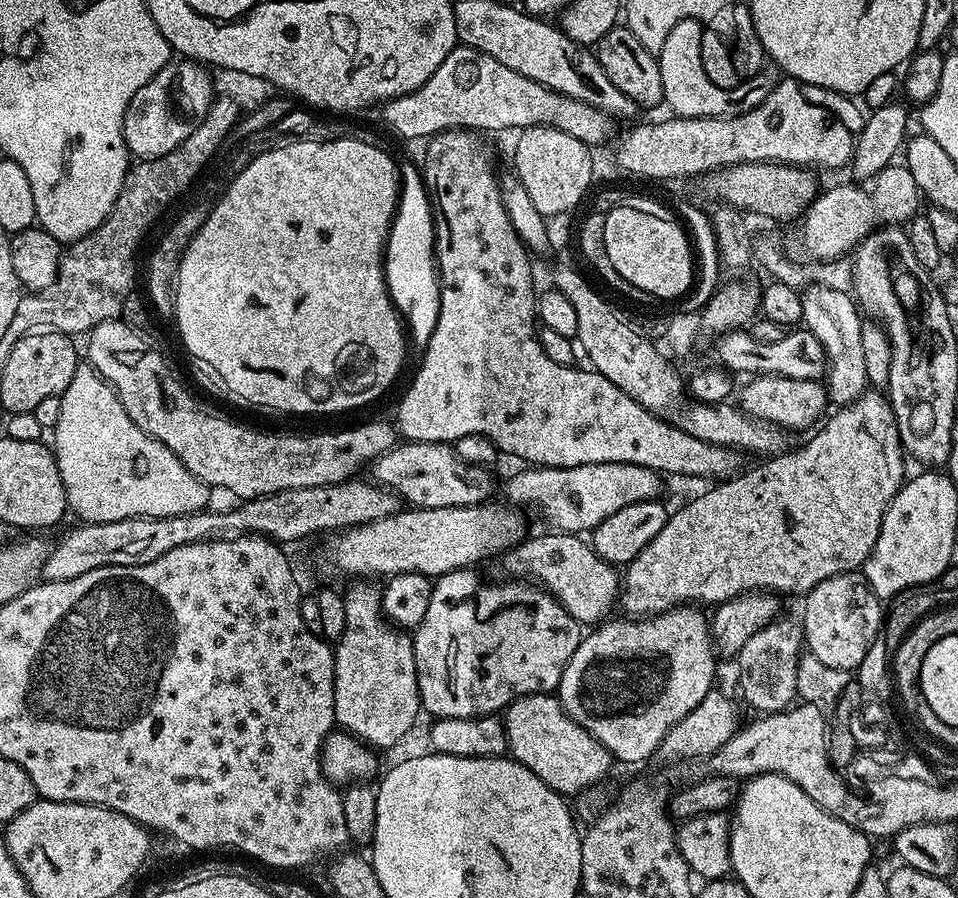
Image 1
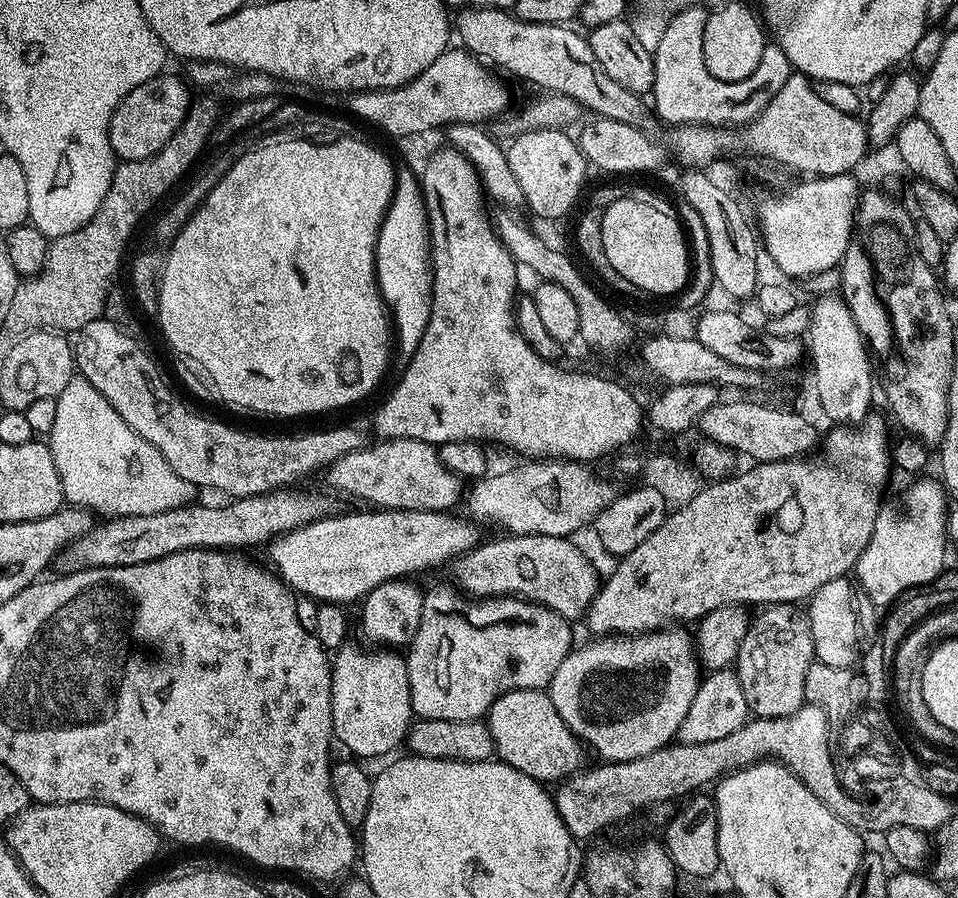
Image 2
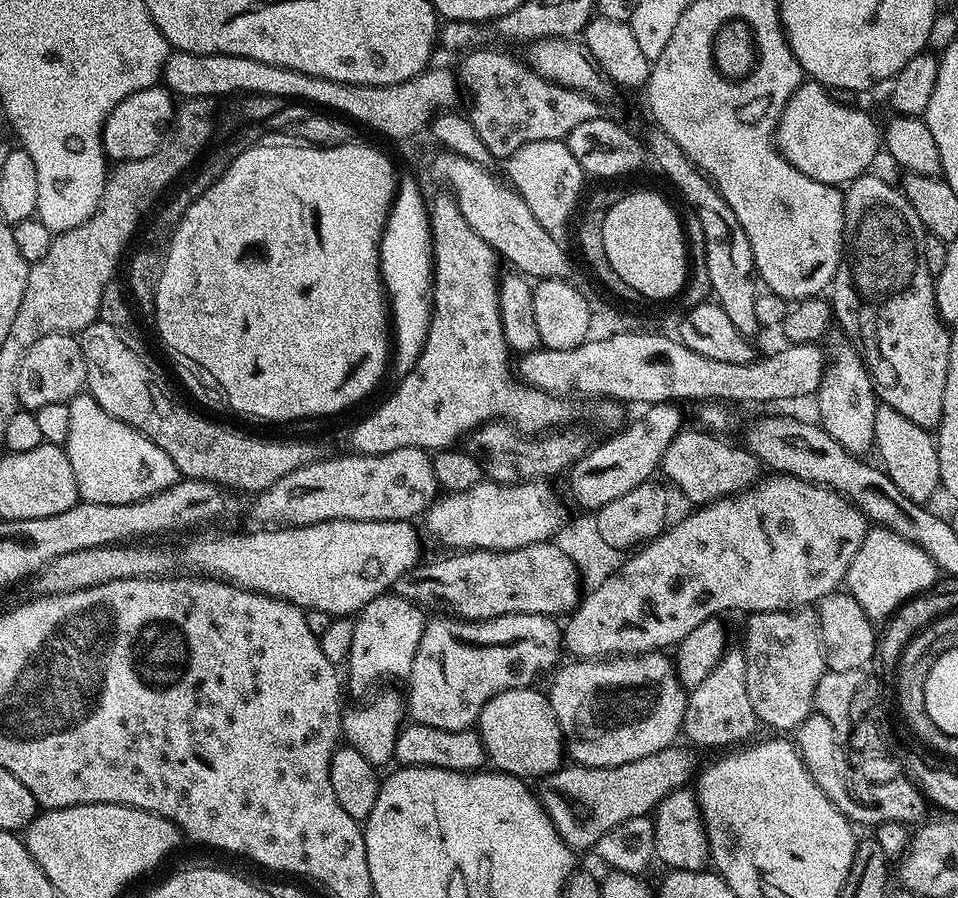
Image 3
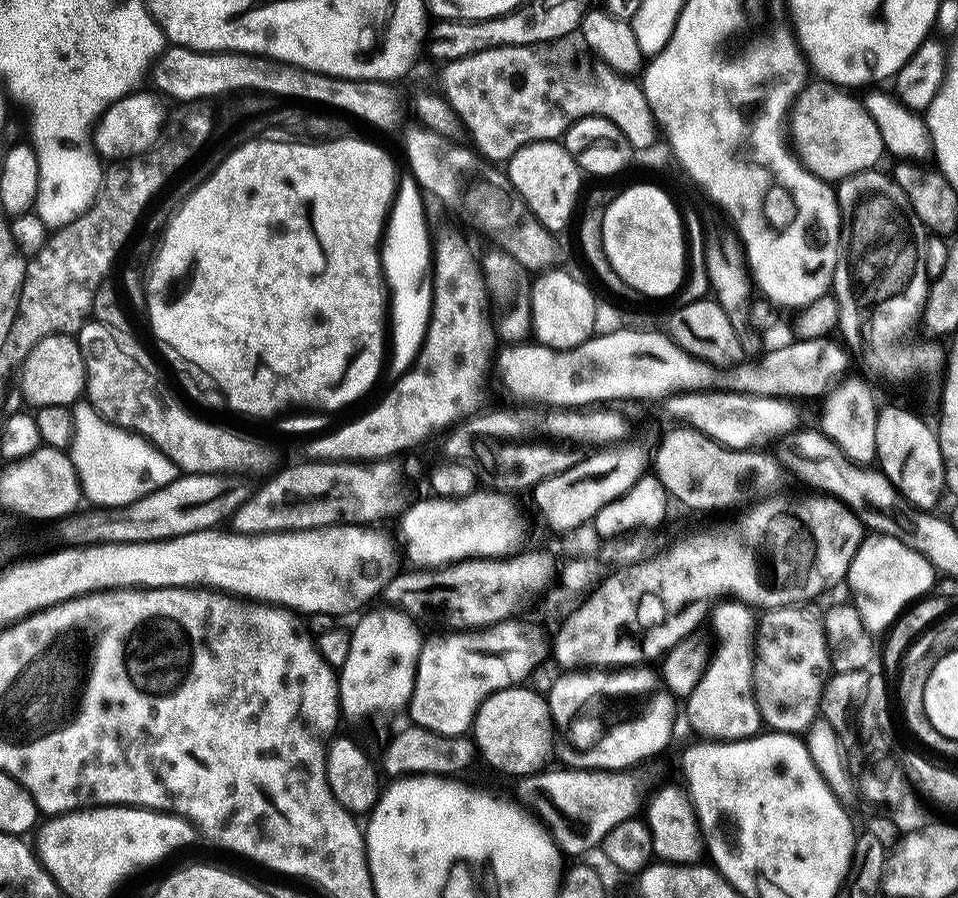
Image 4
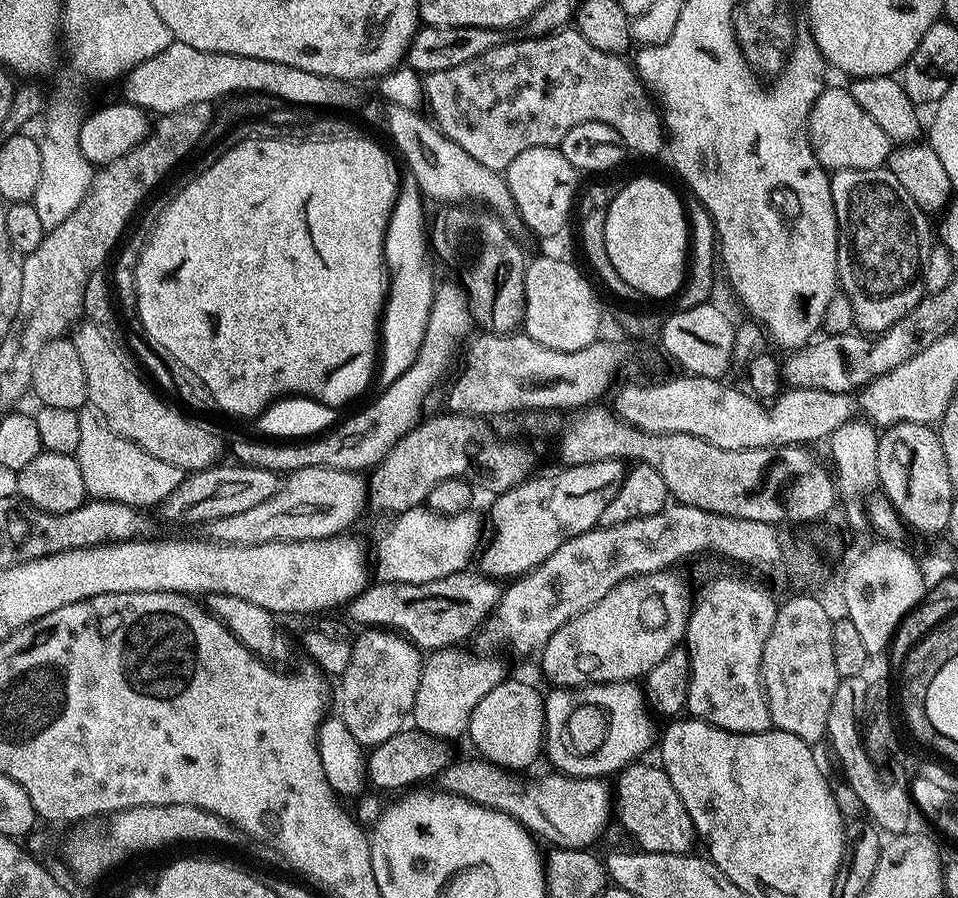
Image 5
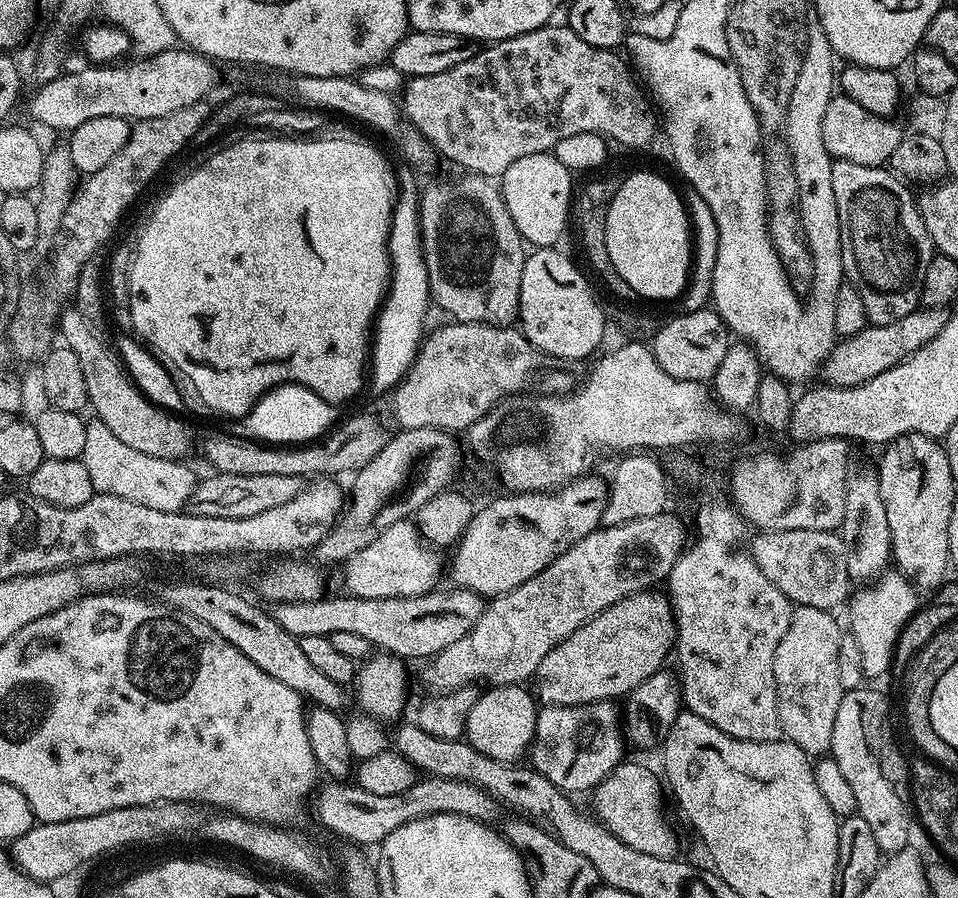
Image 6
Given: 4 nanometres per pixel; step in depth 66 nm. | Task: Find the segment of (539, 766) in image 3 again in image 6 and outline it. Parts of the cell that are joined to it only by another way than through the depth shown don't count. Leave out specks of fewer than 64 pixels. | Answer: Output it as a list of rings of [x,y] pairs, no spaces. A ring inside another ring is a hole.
[[[519,684],[489,687],[481,691],[474,706],[468,711],[467,743],[495,760],[504,764],[519,761],[520,755],[527,753],[536,733],[536,713],[538,701],[527,687]]]

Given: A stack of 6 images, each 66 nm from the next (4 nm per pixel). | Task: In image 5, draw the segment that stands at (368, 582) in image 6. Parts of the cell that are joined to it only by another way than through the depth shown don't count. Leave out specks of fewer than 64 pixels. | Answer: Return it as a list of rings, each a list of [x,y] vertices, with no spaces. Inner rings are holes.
[[[421,506],[399,513],[392,524],[392,532],[386,533],[380,540],[379,579],[386,584],[425,584],[463,571],[469,565],[467,562],[470,556],[474,556],[477,551],[476,546],[482,530],[482,522],[473,510],[467,508],[445,516]]]

